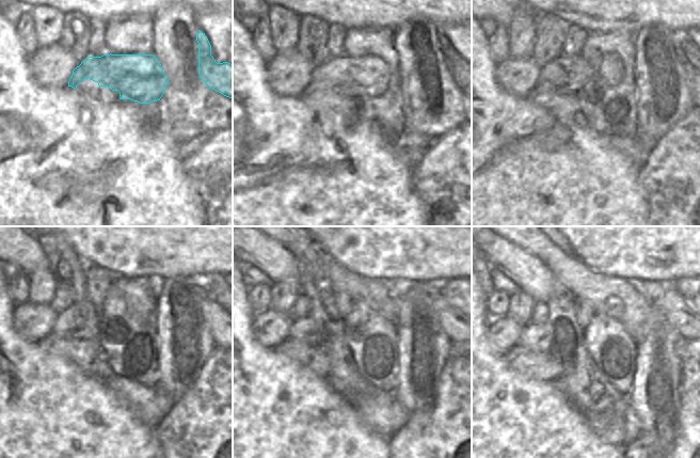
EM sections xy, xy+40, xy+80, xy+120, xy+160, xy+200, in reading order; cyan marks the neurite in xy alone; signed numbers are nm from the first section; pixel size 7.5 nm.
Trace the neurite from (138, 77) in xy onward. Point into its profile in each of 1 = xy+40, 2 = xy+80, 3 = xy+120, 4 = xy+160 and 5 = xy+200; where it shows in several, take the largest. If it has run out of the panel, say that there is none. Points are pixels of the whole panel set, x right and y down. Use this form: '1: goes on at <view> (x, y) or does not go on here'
1: goes on at xy+40 (369, 73)
2: goes on at xy+80 (566, 74)
3: goes on at xy+120 (80, 320)
4: goes on at xy+160 (322, 310)
5: goes on at xy+200 (561, 310)

